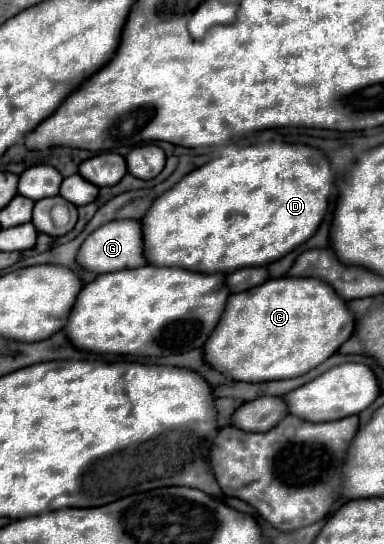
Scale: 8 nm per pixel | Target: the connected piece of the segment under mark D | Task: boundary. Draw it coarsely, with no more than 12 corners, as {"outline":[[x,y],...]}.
{"outline":[[284,142],[186,174],[140,220],[146,264],[266,266],[328,208],[330,162]]}

